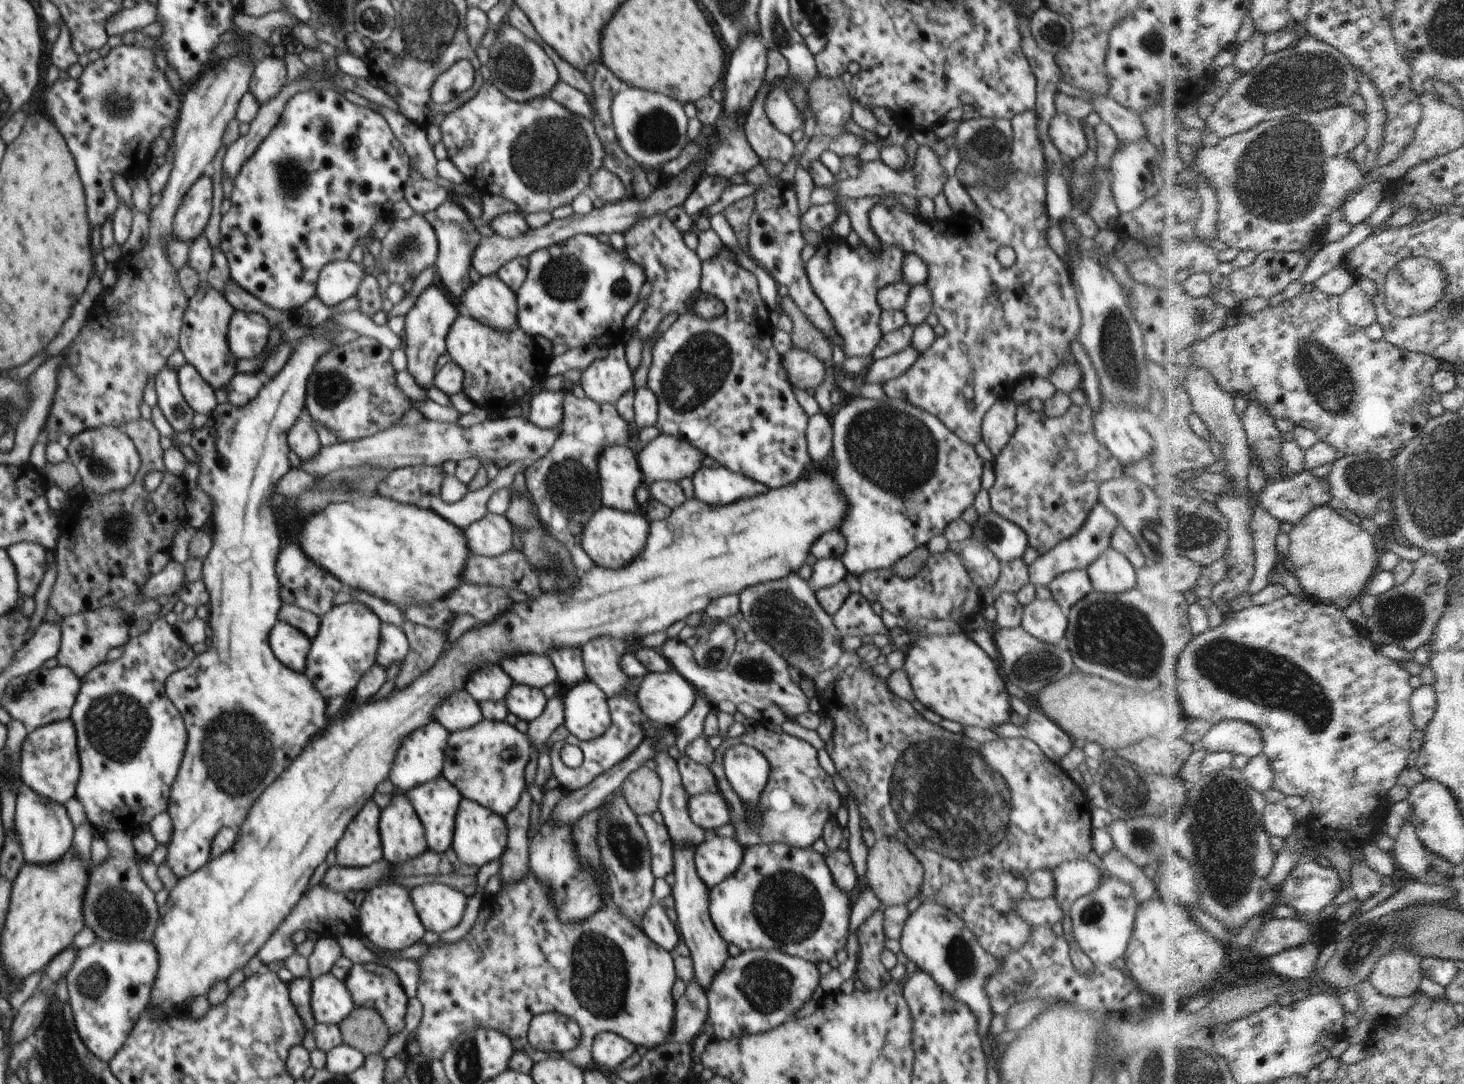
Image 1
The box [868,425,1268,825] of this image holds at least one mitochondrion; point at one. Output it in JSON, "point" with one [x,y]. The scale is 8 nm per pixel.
{"point":[1117,636]}

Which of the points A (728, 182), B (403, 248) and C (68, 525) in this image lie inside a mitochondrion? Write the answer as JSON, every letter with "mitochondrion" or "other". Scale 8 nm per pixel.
{"A":"other","B":"mitochondrion","C":"other"}

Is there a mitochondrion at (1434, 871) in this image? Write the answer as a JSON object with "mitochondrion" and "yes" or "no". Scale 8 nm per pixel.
{"mitochondrion":"yes"}

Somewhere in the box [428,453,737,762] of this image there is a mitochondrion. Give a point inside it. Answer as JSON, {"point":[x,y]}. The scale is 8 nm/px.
{"point":[570,486]}

